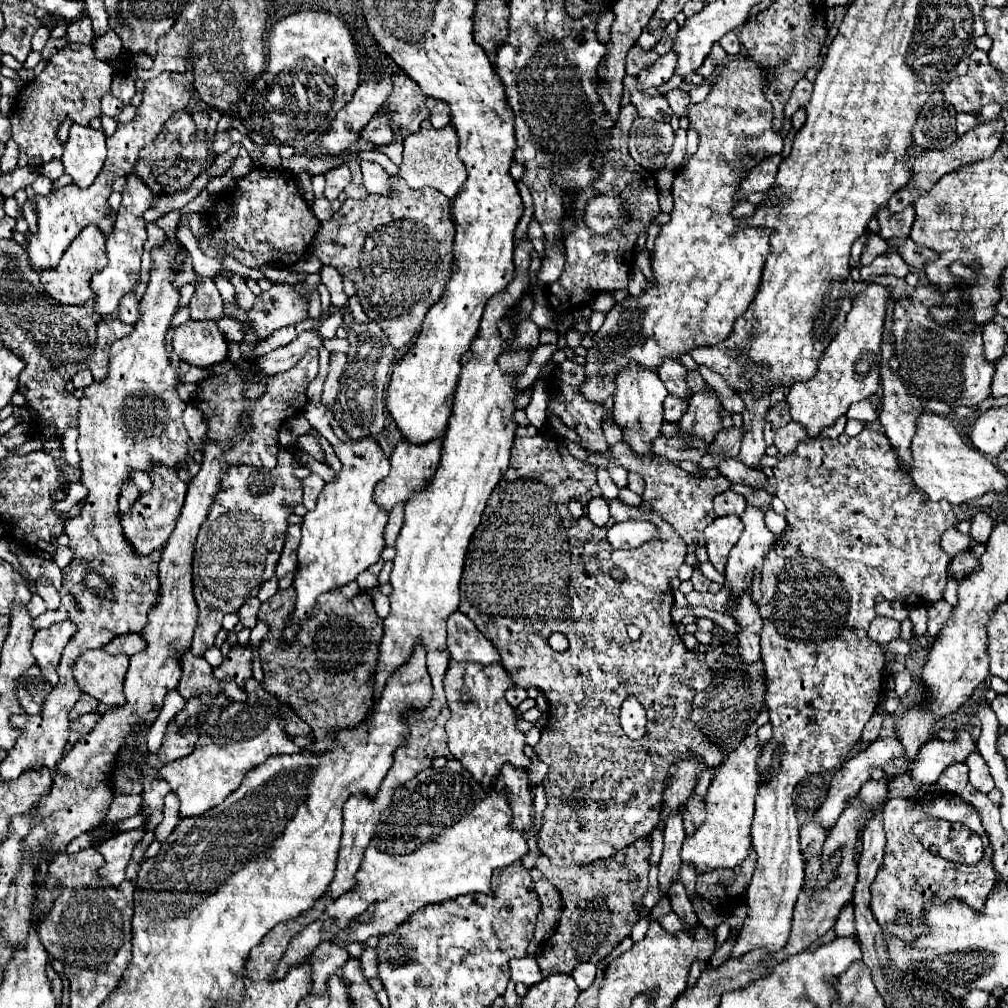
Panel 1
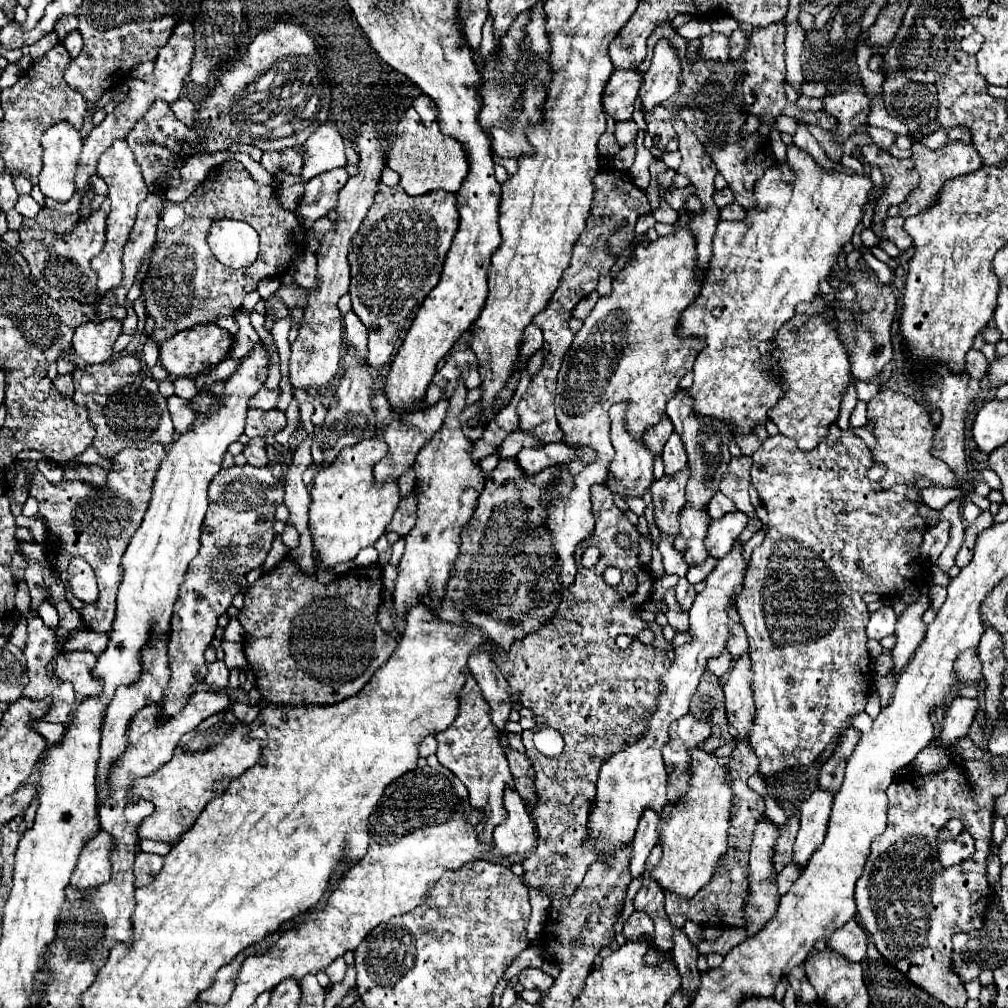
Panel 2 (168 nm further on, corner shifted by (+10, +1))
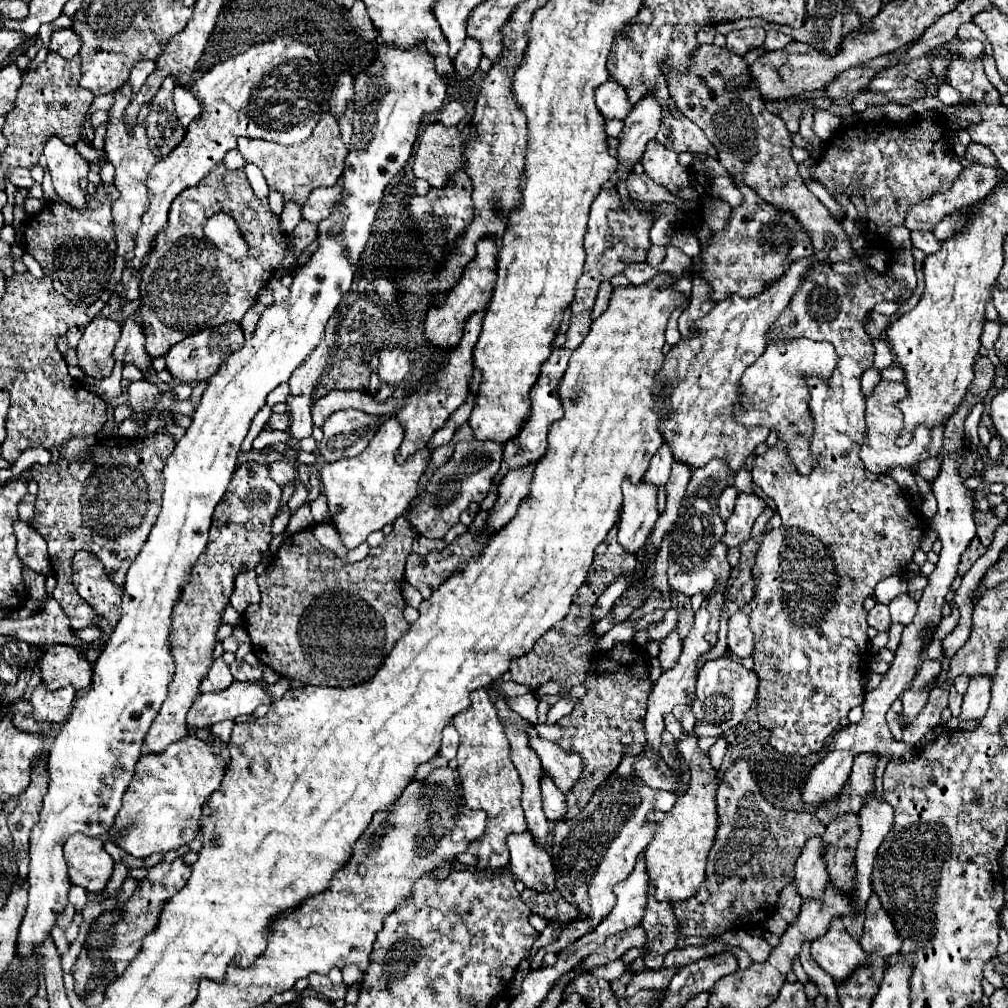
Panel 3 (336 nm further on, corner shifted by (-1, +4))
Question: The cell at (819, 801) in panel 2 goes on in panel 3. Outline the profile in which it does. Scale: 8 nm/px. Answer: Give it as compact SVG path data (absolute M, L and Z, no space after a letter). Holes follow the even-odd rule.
M810 839L796 863L796 891L800 891L802 899L816 899L820 891L824 891L824 883L828 883L828 873L824 865L824 847L822 839Z

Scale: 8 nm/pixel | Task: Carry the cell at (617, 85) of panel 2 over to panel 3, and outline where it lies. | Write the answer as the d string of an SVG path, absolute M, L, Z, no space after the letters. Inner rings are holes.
M606 81L604 85L596 87L594 97L596 97L596 107L604 115L604 119L626 119L626 115L632 111L628 95L624 87L620 87L618 83Z

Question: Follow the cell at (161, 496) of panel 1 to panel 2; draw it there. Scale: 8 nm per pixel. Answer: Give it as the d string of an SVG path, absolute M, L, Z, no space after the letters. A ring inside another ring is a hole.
M153 444L145 450L127 448L115 458L113 470L109 470L109 484L105 488L93 488L79 480L61 480L59 486L47 482L41 472L31 476L29 494L39 500L39 514L49 522L49 554L61 554L63 560L71 560L73 556L85 558L95 570L99 584L99 598L93 604L83 604L77 598L69 598L73 608L83 614L89 630L93 632L109 632L115 618L115 598L117 586L121 584L121 558L125 554L125 546L133 536L133 530L141 524L145 516L145 506L149 506L149 486L153 484L153 474L157 474L157 466L165 456L165 448L161 444Z

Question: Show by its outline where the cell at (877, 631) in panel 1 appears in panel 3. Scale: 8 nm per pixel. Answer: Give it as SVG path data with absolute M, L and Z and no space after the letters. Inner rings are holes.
M900 593L898 597L894 597L890 601L888 607L890 607L890 613L892 613L892 623L908 625L912 621L912 617L916 615L918 603L908 593Z

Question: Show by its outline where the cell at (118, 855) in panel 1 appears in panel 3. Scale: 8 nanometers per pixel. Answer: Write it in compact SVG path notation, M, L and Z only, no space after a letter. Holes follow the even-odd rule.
M72 835L64 843L64 859L68 863L68 879L88 891L104 891L114 869L112 857L104 851L102 841L86 835Z

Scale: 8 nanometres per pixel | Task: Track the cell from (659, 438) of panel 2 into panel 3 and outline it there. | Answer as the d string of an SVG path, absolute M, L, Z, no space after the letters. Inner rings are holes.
M662 445L662 447L656 451L656 455L652 457L650 467L648 467L646 475L644 475L644 481L650 483L650 485L654 485L654 487L658 487L658 489L664 487L666 481L668 481L668 477L670 477L672 461L674 461L674 459L672 459L670 447L668 447L668 445Z

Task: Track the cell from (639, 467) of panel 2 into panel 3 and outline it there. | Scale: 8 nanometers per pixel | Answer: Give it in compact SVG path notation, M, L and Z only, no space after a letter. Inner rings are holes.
M640 481L638 485L624 483L624 509L618 523L618 543L624 551L638 553L650 537L658 519L656 487Z

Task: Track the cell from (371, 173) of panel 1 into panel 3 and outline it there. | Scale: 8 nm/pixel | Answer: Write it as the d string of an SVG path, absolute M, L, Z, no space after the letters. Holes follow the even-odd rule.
M349 102L344 113L344 117L338 119L338 125L340 125L340 131L342 131L342 139L346 143L346 147L350 147L350 135L352 135L352 117L354 115L354 106L352 102Z

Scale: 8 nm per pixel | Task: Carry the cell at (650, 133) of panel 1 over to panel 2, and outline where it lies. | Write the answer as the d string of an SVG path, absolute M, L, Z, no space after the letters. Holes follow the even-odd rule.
M635 120L617 122L617 126L615 126L615 138L621 144L621 148L625 148L629 144L635 144L637 134L639 134L639 126L635 124Z

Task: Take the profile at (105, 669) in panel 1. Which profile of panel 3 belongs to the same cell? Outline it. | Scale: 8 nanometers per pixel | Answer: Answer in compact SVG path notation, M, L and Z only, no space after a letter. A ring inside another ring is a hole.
M54 645L46 647L40 659L40 675L46 689L56 691L72 685L76 691L88 689L92 683L92 667L88 659L80 659L78 647Z

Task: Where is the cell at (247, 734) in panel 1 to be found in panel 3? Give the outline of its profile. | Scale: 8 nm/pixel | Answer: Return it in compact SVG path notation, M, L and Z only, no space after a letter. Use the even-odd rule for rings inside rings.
M188 735L180 743L172 743L160 755L144 755L136 763L134 777L114 819L116 833L110 837L114 845L136 859L144 859L152 853L176 851L180 845L190 843L200 827L202 803L220 787L230 761L228 747L220 741L214 741L214 747L218 749L218 755L212 755L204 741ZM122 829L128 829L128 833L120 837Z

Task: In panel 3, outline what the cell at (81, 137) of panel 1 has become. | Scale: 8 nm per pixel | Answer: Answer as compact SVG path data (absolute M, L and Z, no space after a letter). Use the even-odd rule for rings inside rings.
M50 137L44 147L48 171L54 183L56 195L74 209L86 207L86 197L80 189L80 181L88 177L90 163L82 159L72 145L66 145L58 137Z

